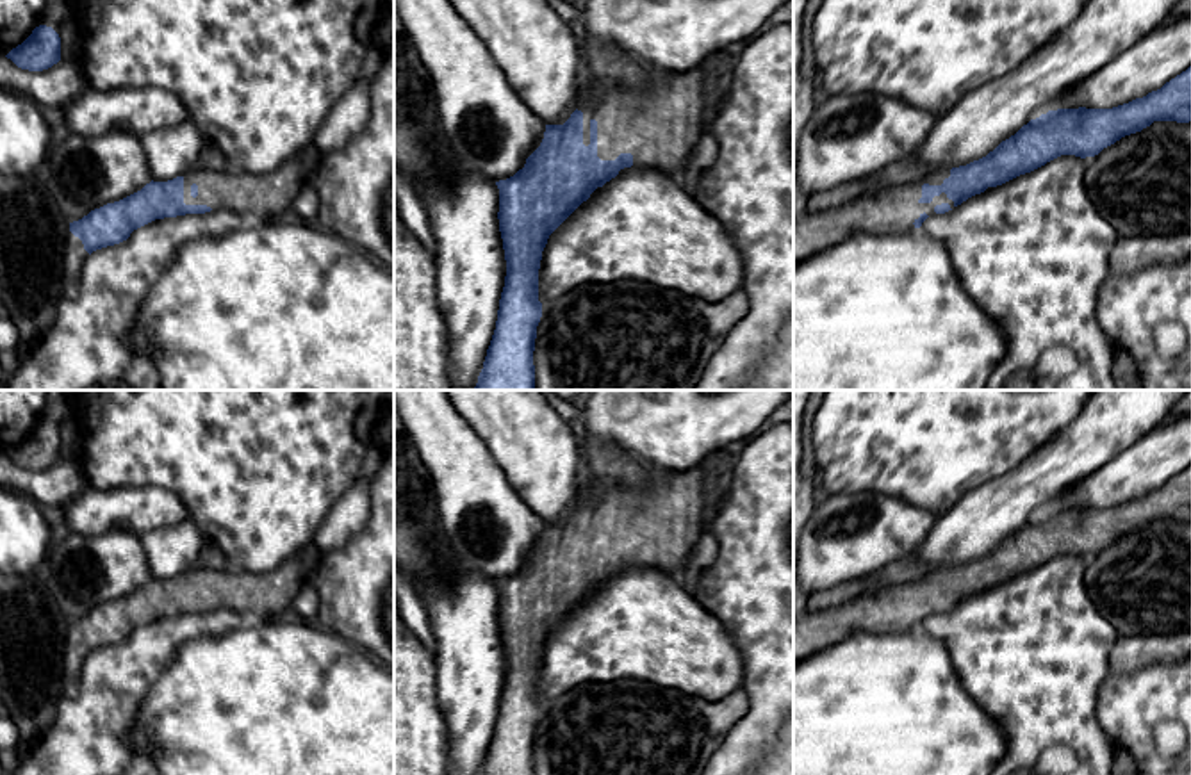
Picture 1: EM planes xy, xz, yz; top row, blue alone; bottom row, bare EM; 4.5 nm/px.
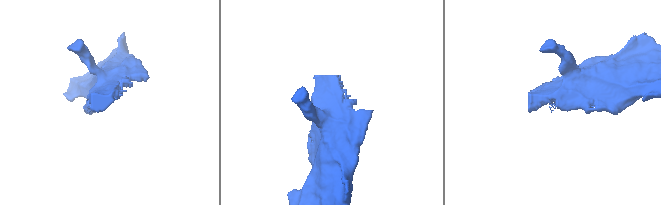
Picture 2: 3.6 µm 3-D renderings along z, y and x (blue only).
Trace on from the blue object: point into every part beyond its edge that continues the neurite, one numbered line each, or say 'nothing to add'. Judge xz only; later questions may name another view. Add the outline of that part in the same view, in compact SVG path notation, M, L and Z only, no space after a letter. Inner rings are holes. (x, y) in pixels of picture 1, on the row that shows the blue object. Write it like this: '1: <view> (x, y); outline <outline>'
1: xz (660, 127); outline M708 66L688 71L644 68L656 84L644 91L594 82L588 96L578 93L583 112L583 144L590 144L590 121L597 121L597 157L633 155L633 167L649 167L679 178L699 139L708 130L710 109L702 86Z

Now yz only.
1: yz (894, 209); outline M950 169L929 171L924 180L906 185L884 187L863 194L838 208L822 212L804 212L793 219L793 265L833 248L850 235L867 233L899 233L915 230L915 221L925 212L934 216L934 207L954 201L945 192L934 196L931 203L920 203L922 185L941 185L950 176Z

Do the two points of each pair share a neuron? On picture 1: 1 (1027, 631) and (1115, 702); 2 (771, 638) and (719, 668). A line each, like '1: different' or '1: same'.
1: different
2: different

